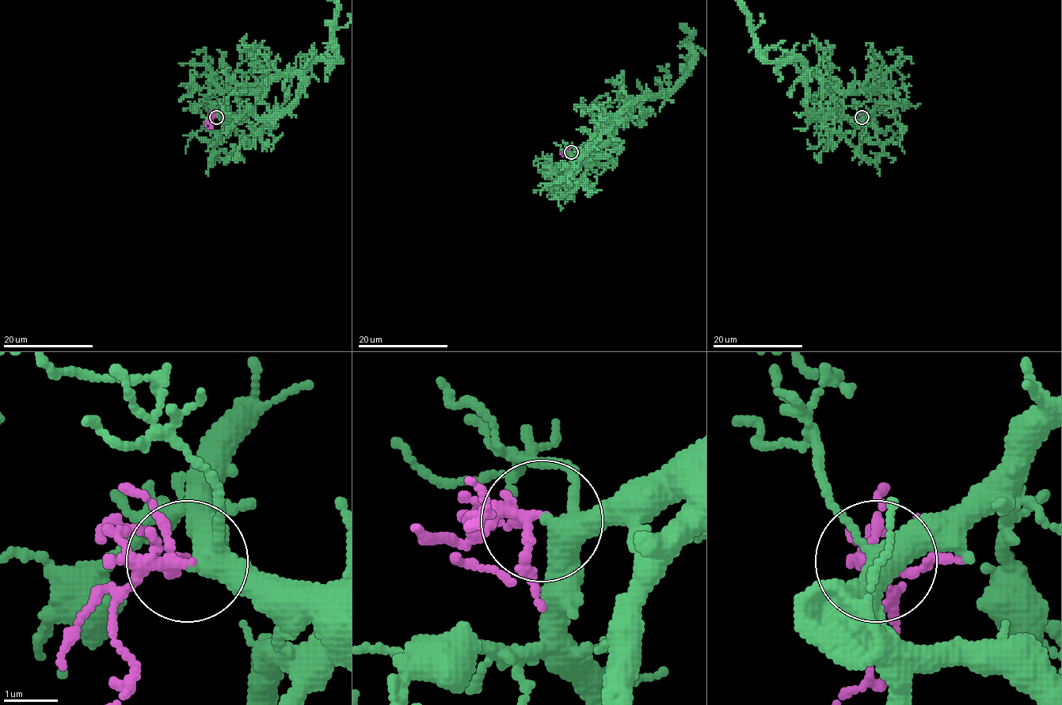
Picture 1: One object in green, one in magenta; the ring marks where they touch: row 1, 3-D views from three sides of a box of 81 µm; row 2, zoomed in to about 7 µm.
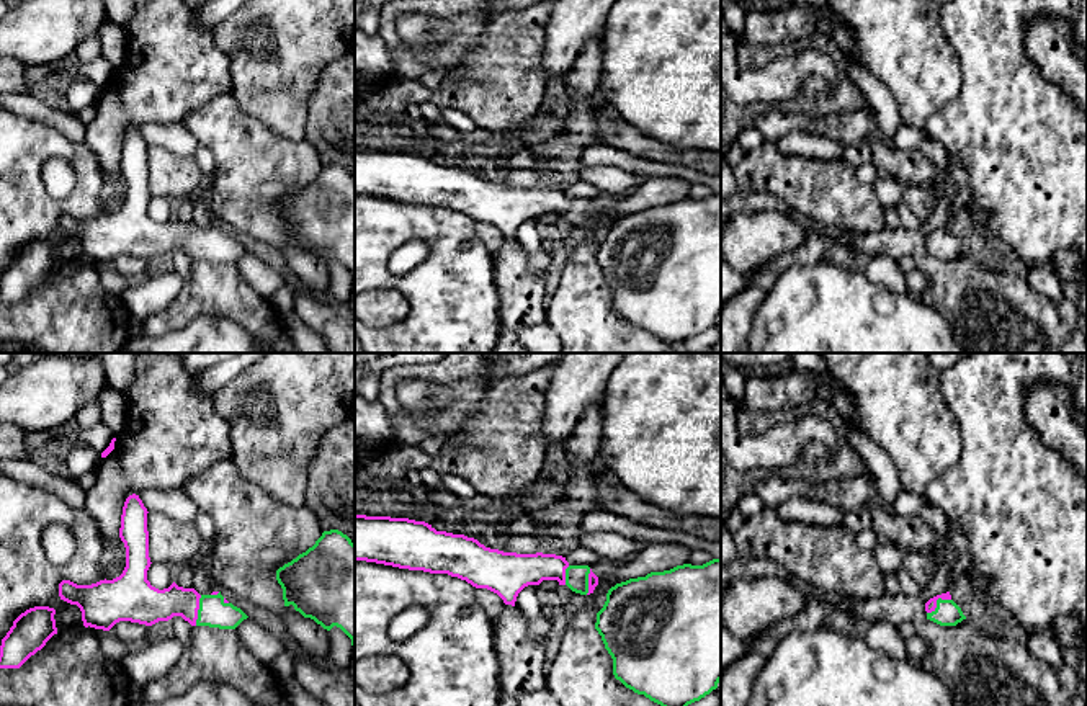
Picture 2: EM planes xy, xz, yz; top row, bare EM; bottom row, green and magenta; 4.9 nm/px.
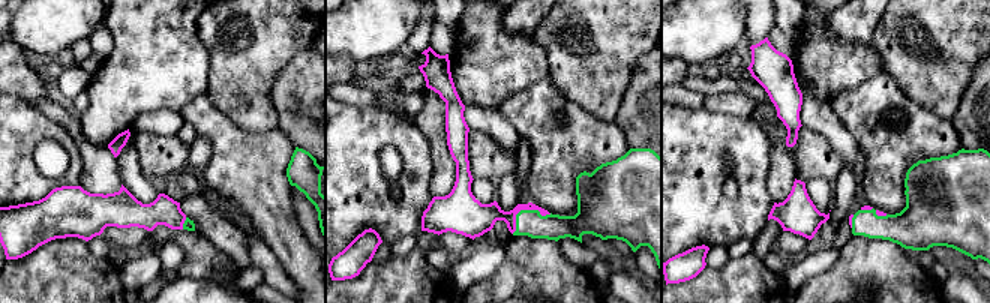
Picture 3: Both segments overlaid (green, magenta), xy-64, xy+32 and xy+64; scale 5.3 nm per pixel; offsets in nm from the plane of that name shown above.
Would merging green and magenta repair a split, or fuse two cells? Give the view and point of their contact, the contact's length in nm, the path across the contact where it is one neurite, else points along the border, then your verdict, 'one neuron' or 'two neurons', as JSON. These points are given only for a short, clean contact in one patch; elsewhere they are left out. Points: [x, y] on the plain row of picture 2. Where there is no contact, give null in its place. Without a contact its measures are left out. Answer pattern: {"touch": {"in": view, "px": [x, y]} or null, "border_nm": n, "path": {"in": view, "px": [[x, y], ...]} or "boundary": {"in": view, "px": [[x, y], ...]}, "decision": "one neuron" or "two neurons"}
{"touch": {"in": "yz", "px": [937, 236]}, "border_nm": 140, "path": {"in": "yz", "px": [[947, 247], [937, 236], [930, 239]]}, "decision": "one neuron"}

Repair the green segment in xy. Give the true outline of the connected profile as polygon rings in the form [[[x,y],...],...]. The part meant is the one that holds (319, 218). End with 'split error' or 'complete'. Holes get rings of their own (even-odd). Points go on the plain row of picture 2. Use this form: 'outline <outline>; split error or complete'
outline [[[338,163],[324,165],[312,181],[276,204],[284,240],[293,239],[304,252],[324,263],[340,261],[353,279],[355,291],[355,178]]]; complete

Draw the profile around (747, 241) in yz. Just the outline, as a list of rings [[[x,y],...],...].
[[[737,214],[721,222],[721,258],[750,278],[778,255],[801,247],[804,239],[804,229],[788,214]]]

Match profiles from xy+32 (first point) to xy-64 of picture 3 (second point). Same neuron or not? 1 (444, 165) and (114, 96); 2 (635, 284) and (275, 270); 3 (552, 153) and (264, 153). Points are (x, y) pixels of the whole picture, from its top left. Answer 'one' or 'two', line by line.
1: one
2: one
3: one

